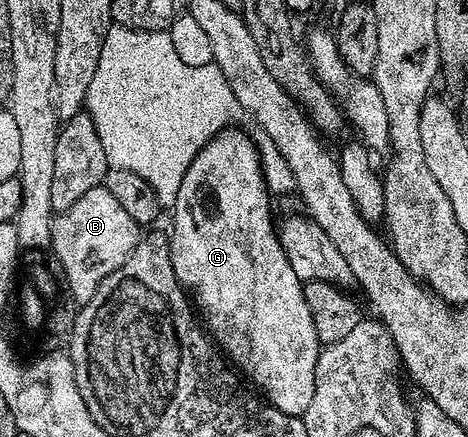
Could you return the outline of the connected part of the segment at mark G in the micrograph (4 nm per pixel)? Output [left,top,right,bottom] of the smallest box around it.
[167,126,319,416]

